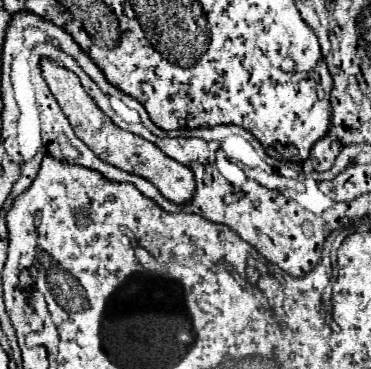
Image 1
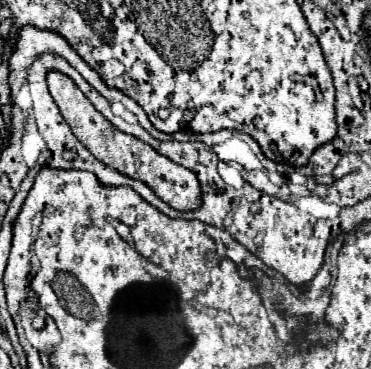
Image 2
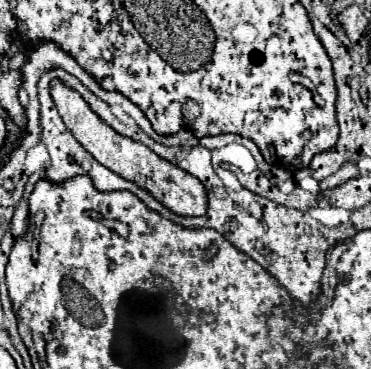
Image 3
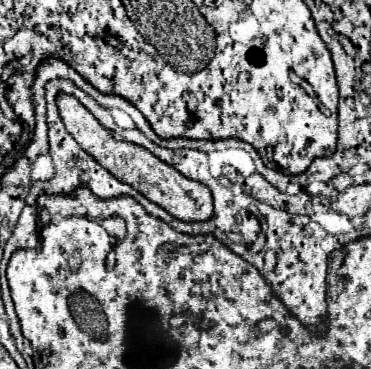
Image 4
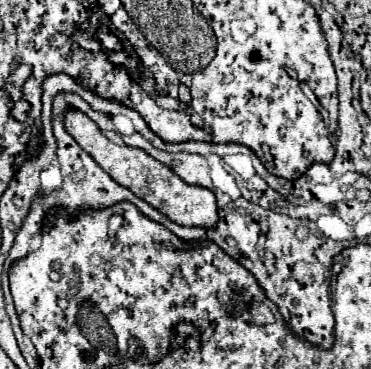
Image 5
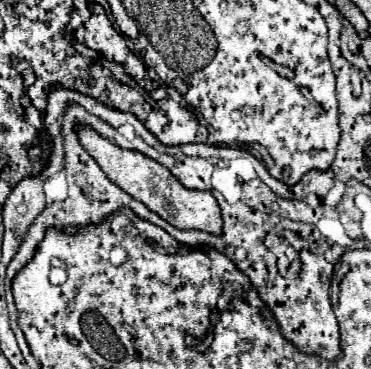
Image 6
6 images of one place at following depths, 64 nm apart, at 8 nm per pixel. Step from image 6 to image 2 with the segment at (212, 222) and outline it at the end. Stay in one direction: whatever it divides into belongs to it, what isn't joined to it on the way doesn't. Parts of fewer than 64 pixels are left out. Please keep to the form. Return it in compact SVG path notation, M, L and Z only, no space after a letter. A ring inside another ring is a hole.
M48 72L46 76L50 94L54 98L54 102L60 108L60 114L66 118L68 126L72 128L74 136L106 166L130 176L130 178L138 178L142 182L146 182L166 204L170 204L172 208L184 212L184 210L196 210L200 206L200 184L196 180L196 174L190 172L188 168L172 162L170 158L162 156L160 152L156 152L150 144L120 132L118 128L114 128L94 106L92 102L82 94L82 90L74 84L72 78L68 78L62 72Z

